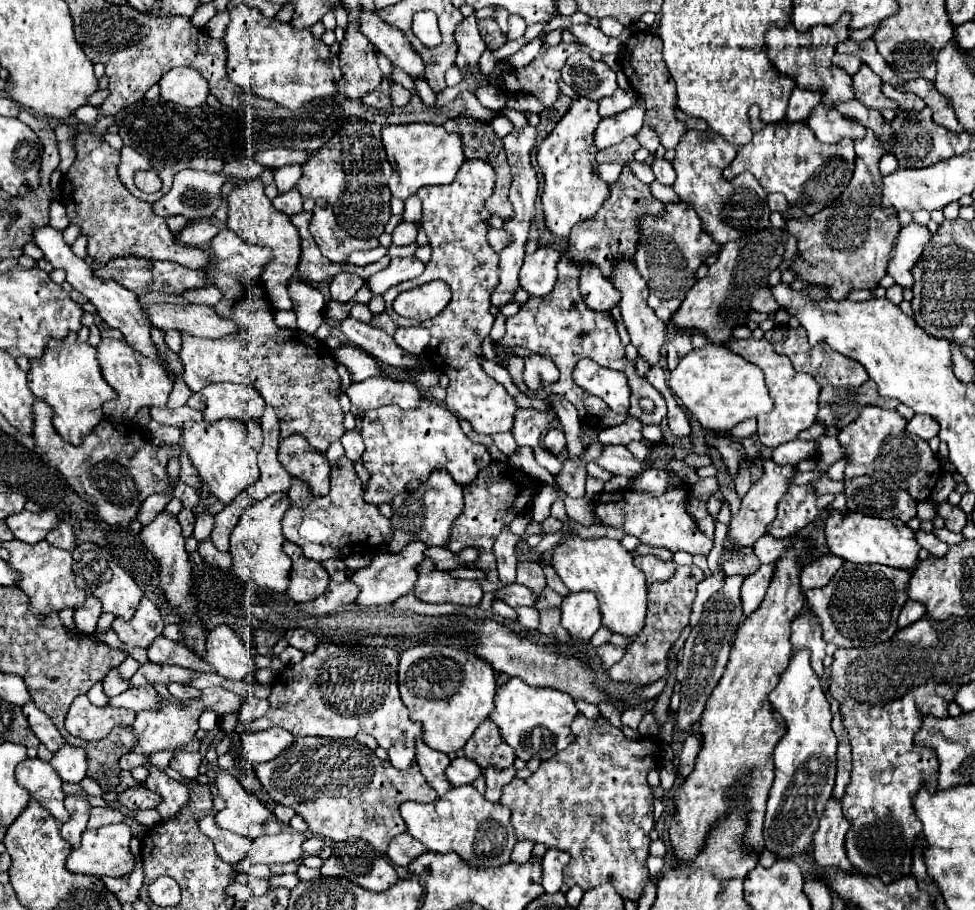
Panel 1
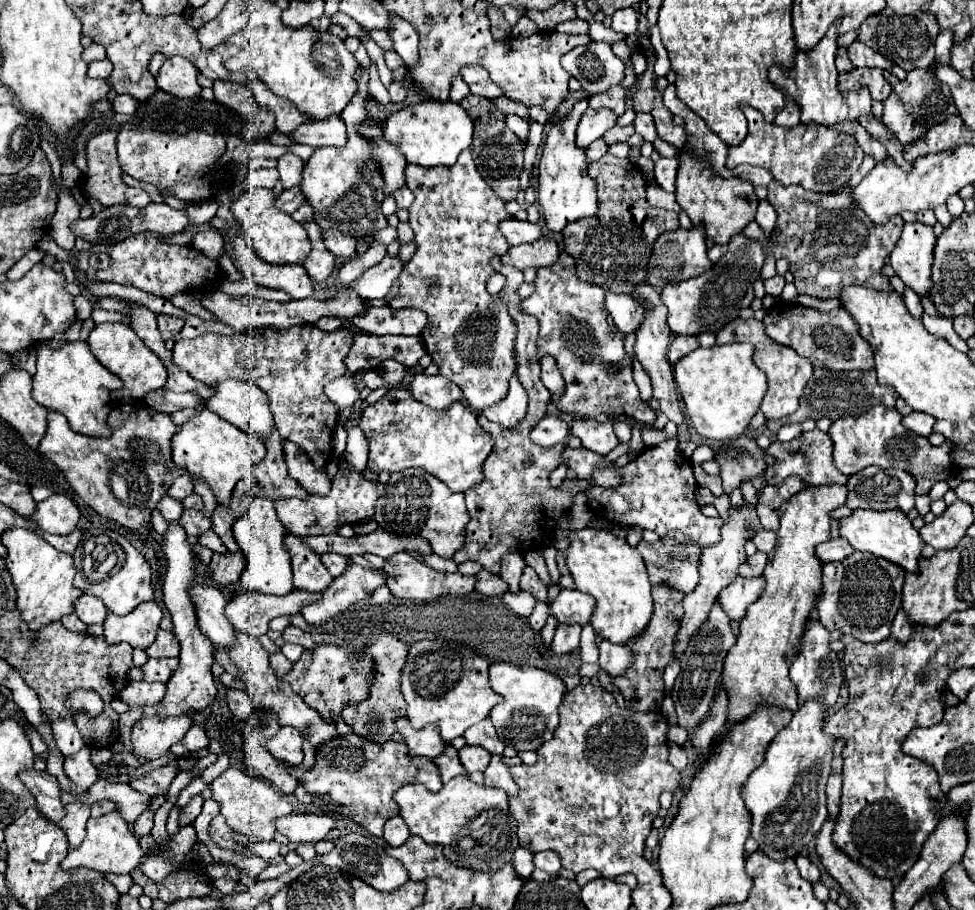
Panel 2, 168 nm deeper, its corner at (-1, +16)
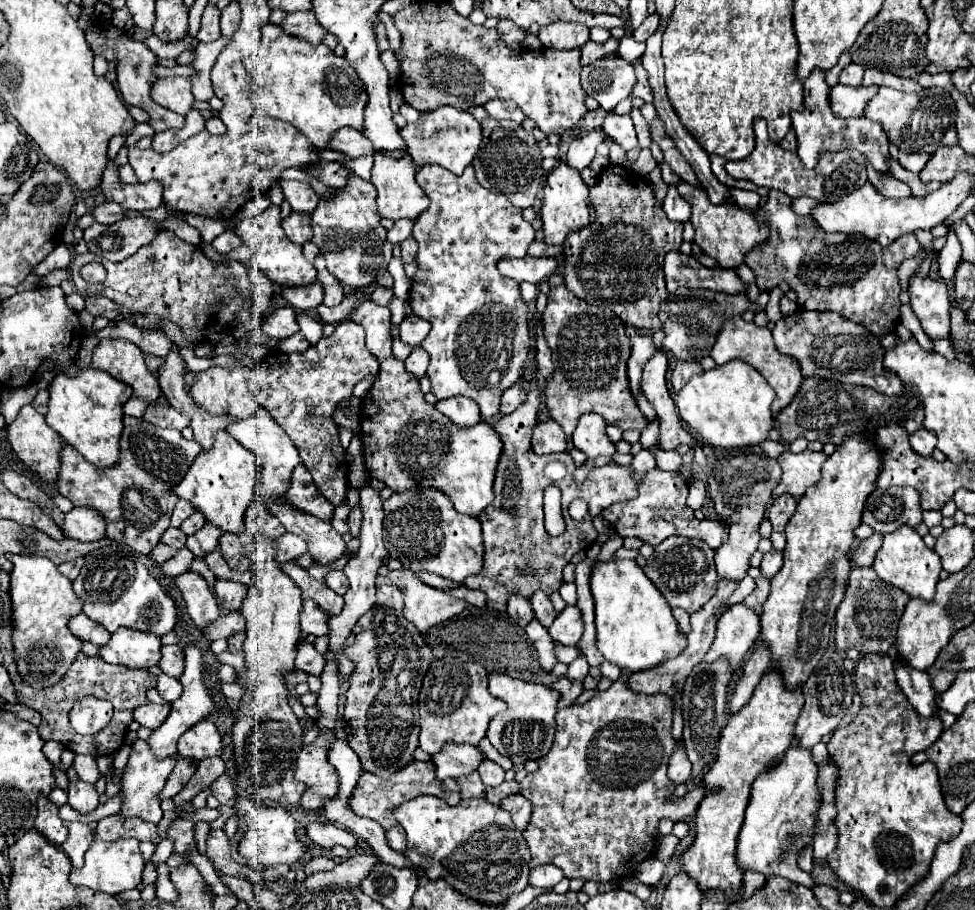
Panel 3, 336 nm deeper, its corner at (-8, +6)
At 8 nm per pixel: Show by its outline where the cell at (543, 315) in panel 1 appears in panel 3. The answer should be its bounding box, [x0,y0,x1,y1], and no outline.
[542,274,650,437]

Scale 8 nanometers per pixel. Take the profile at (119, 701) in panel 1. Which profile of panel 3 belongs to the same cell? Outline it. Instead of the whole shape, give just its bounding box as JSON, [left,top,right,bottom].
[134,702,170,730]

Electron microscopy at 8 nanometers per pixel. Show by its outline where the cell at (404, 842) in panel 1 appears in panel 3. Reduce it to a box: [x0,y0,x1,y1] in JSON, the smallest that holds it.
[386,826,406,852]

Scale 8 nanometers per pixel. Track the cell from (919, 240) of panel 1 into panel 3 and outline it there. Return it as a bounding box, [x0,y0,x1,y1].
[910,274,950,338]

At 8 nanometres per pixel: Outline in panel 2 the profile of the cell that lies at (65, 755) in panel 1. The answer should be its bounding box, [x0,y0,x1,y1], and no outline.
[65,748,99,794]

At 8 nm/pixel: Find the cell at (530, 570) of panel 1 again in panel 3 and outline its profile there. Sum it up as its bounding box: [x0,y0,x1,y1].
[530,590,556,628]

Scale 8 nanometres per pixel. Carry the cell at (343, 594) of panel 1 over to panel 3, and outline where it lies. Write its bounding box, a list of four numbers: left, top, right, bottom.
[204,612,246,642]

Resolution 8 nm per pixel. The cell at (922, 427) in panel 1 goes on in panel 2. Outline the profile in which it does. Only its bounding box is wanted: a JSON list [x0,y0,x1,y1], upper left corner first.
[903,412,935,438]

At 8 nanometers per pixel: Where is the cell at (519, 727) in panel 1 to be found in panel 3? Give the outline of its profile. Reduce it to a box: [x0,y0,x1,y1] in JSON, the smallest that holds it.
[486,674,560,764]

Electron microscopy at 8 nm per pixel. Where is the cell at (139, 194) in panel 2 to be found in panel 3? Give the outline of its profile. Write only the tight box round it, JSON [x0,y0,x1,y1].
[94,202,126,224]

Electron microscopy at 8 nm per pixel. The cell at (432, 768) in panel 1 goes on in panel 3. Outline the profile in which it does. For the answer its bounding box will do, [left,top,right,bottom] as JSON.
[456,772,484,798]

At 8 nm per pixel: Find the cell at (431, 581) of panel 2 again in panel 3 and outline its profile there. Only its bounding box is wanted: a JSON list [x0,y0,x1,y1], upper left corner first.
[388,568,468,634]

